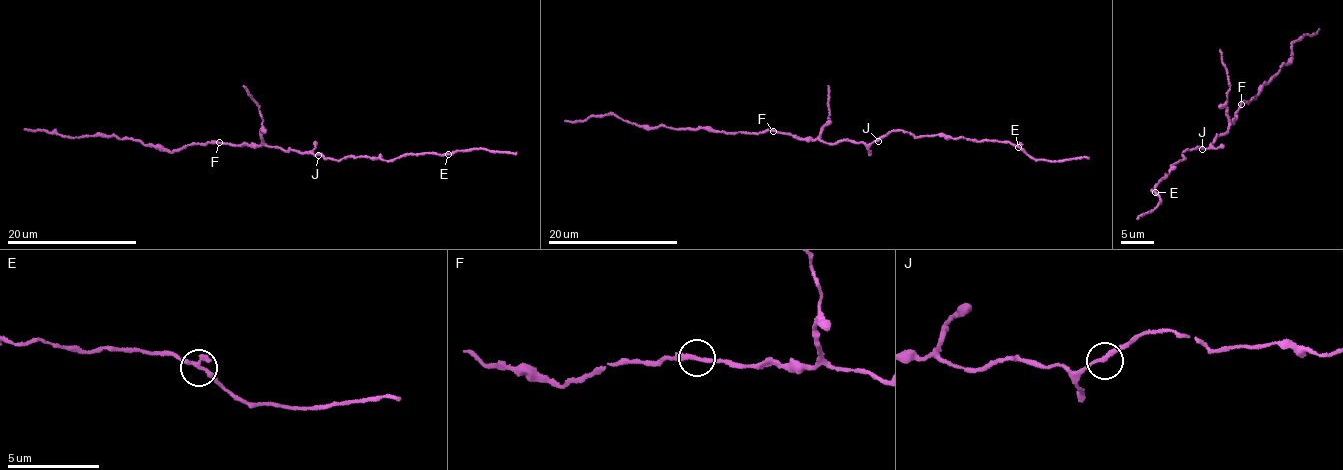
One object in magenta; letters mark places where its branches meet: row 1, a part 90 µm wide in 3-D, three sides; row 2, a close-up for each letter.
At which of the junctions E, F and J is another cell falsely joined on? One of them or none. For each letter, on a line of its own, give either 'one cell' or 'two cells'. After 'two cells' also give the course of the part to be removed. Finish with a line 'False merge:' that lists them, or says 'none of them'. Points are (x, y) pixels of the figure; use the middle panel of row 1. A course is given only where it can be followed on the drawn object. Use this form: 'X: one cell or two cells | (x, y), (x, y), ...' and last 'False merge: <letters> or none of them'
E: one cell
F: one cell
J: one cell
False merge: none of them

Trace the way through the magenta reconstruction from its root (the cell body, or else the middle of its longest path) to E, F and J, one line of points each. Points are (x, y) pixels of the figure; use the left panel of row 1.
E: (276, 147), (340, 160), (350, 156), (390, 161), (410, 154), (448, 154)
F: (276, 147), (219, 142)
J: (276, 147), (318, 155)

